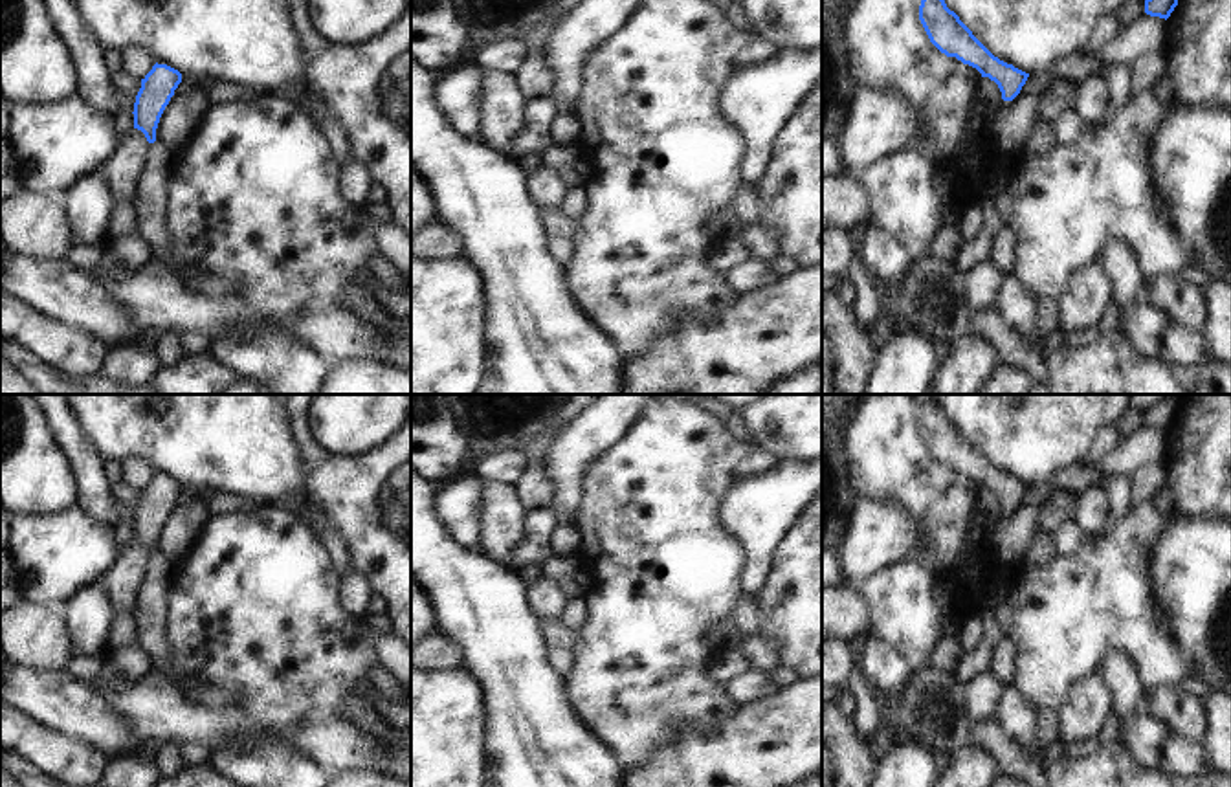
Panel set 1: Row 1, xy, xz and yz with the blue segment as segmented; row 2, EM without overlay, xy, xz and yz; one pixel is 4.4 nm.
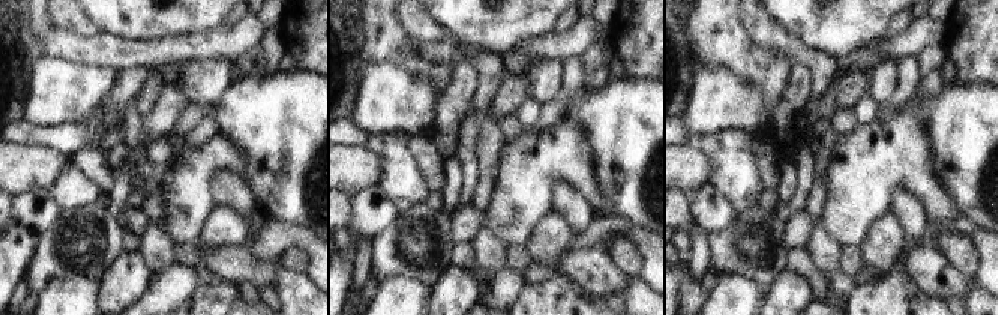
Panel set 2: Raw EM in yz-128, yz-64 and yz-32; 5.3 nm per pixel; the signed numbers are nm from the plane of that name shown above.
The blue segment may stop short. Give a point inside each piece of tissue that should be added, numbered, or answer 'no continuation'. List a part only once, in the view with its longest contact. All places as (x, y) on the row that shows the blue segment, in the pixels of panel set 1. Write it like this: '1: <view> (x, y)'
1: xy (149, 202)

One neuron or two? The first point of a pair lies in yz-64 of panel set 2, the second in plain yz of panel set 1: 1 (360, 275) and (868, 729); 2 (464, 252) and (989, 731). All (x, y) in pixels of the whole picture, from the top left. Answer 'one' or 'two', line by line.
1: one
2: one

